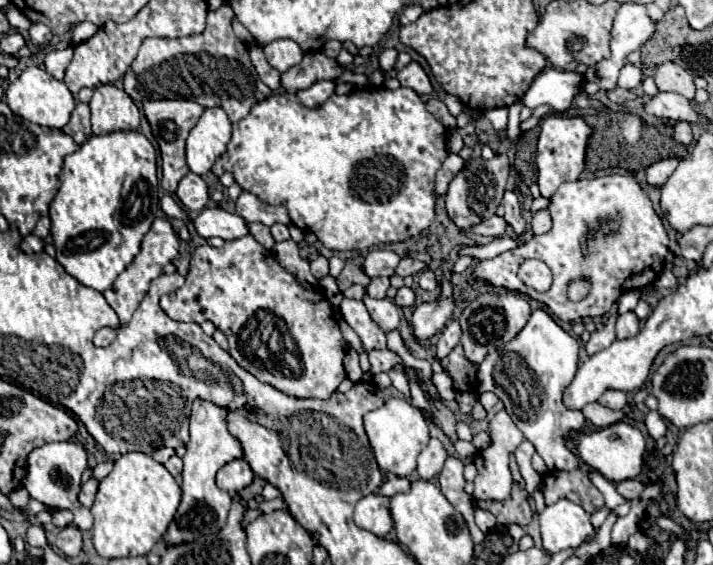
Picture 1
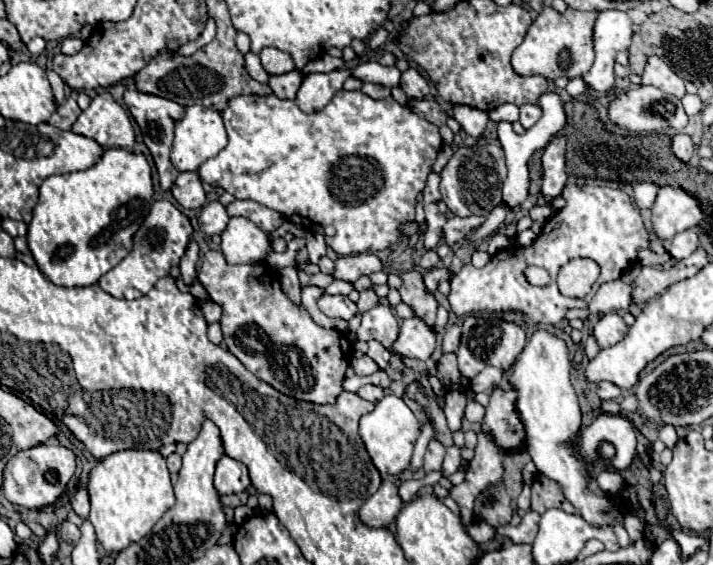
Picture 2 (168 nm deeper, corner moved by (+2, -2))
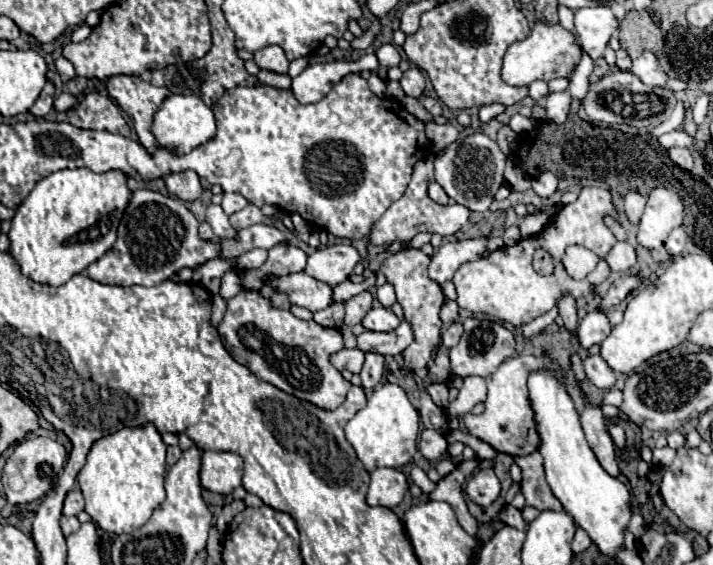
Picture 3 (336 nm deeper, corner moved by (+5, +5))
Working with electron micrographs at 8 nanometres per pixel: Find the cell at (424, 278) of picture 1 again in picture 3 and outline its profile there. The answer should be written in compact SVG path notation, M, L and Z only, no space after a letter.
M476 237L476 239L462 239L462 241L448 241L442 243L436 253L432 255L432 263L428 267L430 279L436 283L450 281L460 265L468 261L476 261L482 257L488 257L488 237Z

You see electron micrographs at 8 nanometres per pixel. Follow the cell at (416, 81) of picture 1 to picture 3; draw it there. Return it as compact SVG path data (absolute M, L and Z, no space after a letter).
M420 69L404 71L404 75L400 79L400 85L402 85L406 95L418 99L424 93L424 75L422 75L422 71Z

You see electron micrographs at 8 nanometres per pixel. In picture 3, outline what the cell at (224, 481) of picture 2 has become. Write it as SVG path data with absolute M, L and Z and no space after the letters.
M202 451L200 485L212 493L232 493L242 481L242 457L228 451Z

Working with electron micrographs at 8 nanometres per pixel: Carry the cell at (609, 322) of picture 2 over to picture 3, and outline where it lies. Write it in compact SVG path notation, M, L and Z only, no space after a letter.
M592 311L576 327L578 347L588 351L594 343L602 343L610 335L610 331L612 331L612 325L606 319L606 315L602 311Z

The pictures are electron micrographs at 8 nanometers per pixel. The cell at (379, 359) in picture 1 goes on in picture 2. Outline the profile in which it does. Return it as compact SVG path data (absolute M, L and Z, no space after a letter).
M361 356L359 360L353 358L353 360L351 360L351 366L355 368L355 374L357 374L357 376L369 376L369 374L373 374L373 372L379 370L377 364L375 364L369 356Z

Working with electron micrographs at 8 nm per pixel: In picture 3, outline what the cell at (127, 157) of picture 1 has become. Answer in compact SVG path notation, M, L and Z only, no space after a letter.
M64 169L50 173L48 177L40 179L30 191L30 195L22 201L22 205L18 205L16 215L12 217L12 227L8 231L8 253L14 257L24 277L42 285L60 287L72 275L84 273L90 263L98 261L114 245L116 229L122 219L122 213L126 211L128 201L130 189L126 187L126 175L120 171L108 171L98 175L90 169Z

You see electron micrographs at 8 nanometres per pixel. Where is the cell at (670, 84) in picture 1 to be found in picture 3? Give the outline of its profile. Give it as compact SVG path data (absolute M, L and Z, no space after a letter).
M646 51L646 53L642 53L638 59L634 59L630 71L632 71L644 85L664 87L664 85L666 85L666 79L668 79L668 75L660 69L656 57L654 57L650 51Z

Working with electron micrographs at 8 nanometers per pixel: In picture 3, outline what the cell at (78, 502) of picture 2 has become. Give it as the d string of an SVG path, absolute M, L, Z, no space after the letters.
M72 489L66 499L64 499L64 515L78 515L80 511L84 511L84 499L80 489Z

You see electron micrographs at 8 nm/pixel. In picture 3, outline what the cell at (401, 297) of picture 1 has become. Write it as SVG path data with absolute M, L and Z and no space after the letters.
M384 283L382 287L378 287L378 293L376 293L376 297L378 297L378 301L386 307L386 309L390 309L392 307L392 303L396 301L396 295L394 295L394 287L390 285L390 283Z

